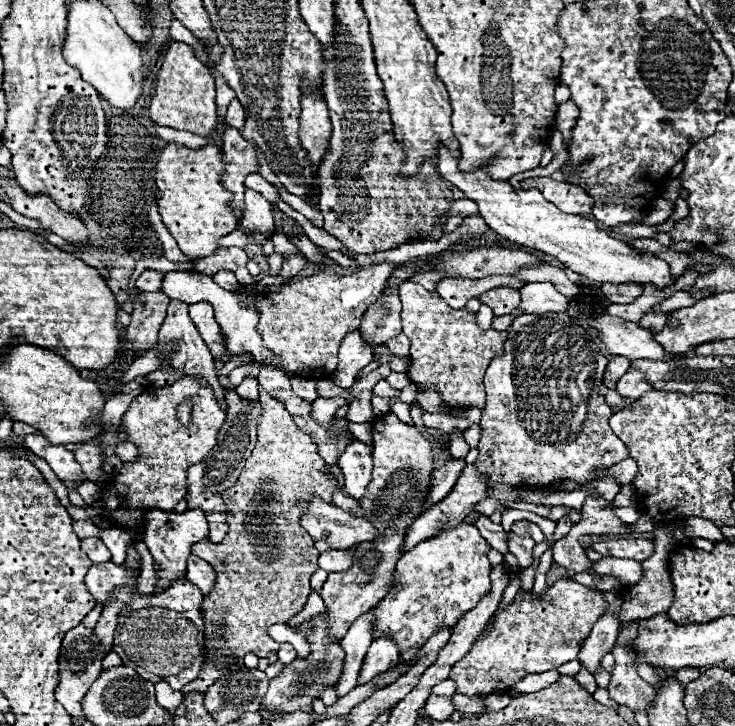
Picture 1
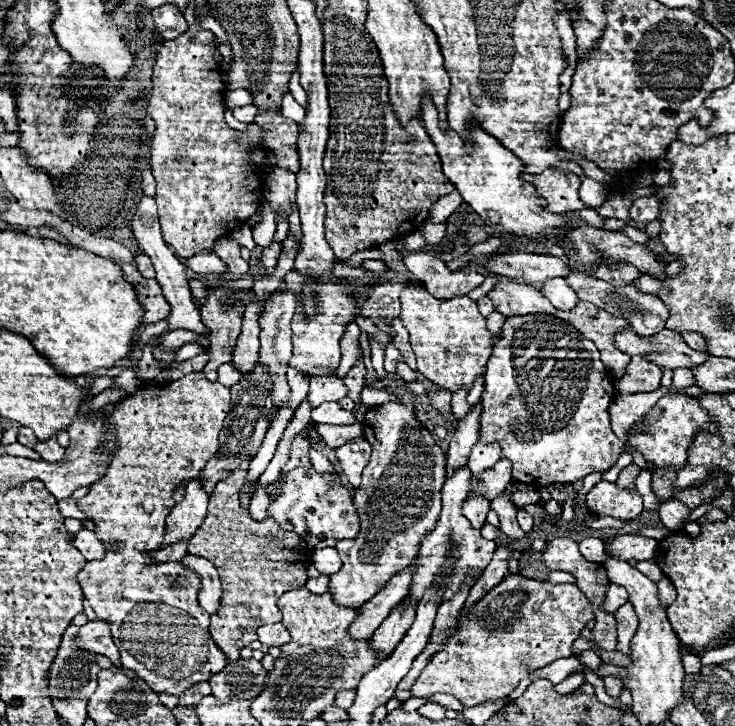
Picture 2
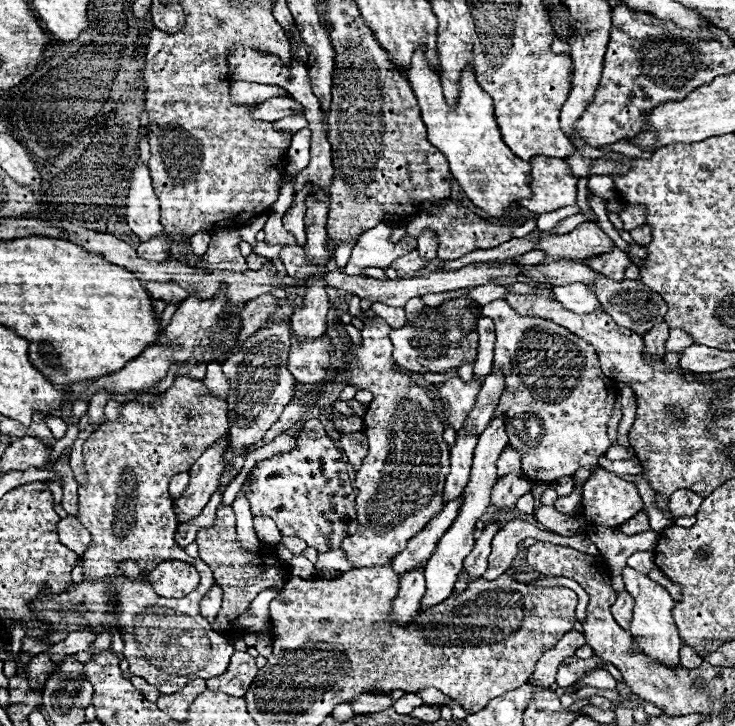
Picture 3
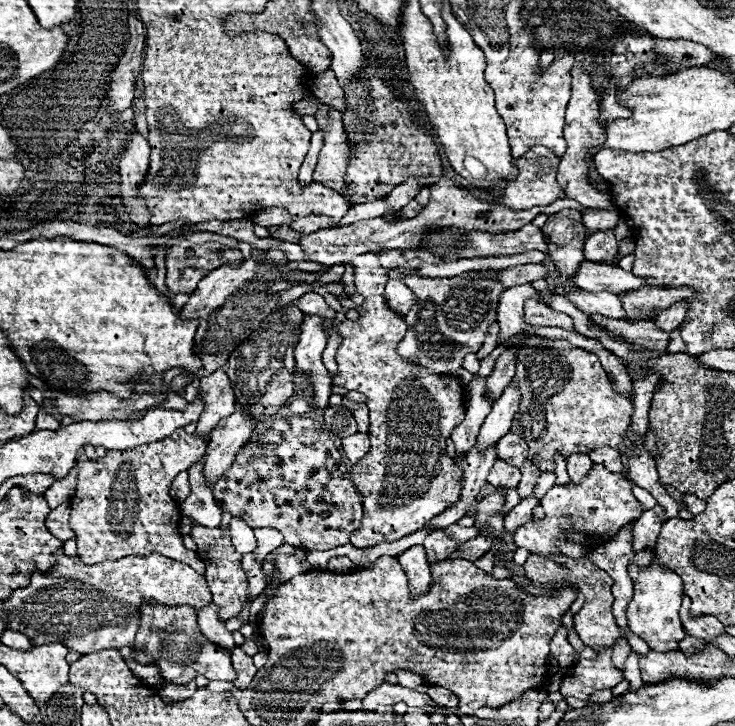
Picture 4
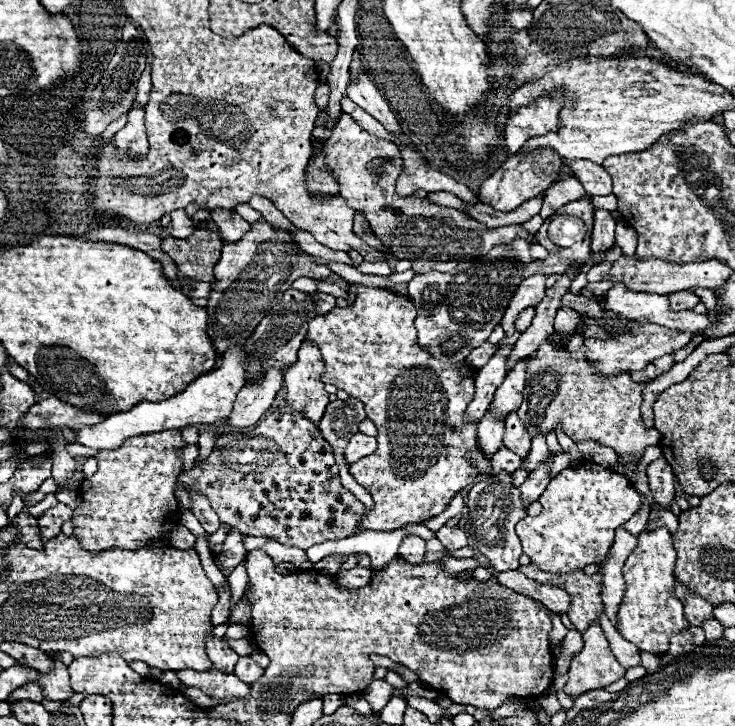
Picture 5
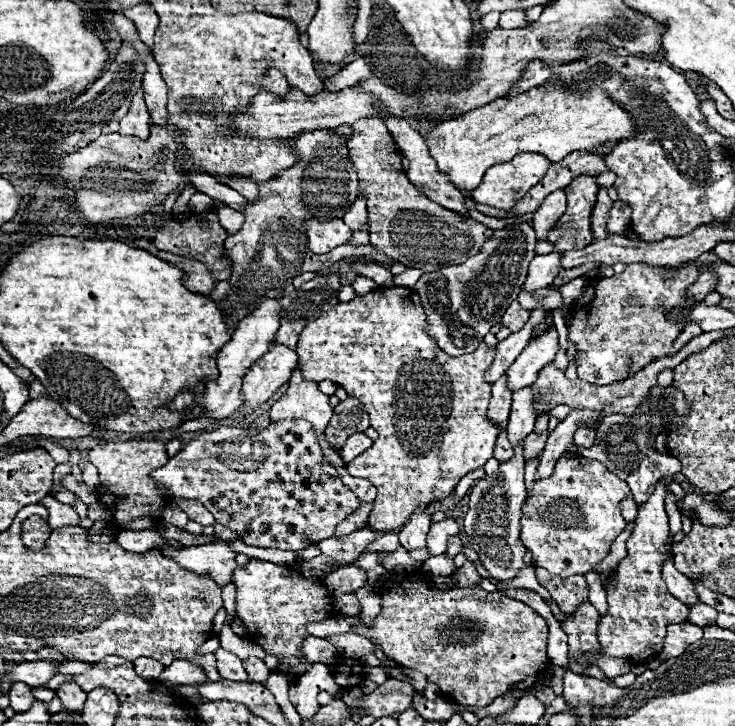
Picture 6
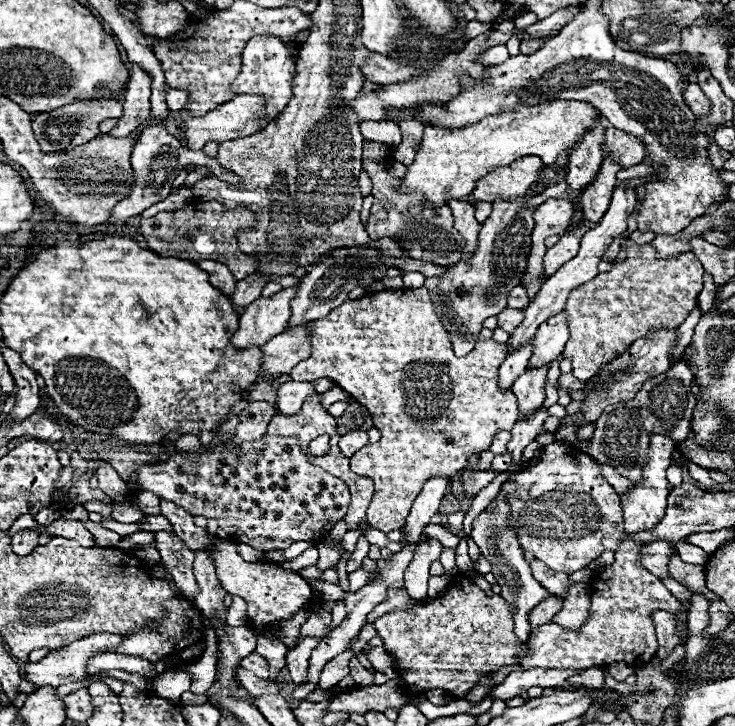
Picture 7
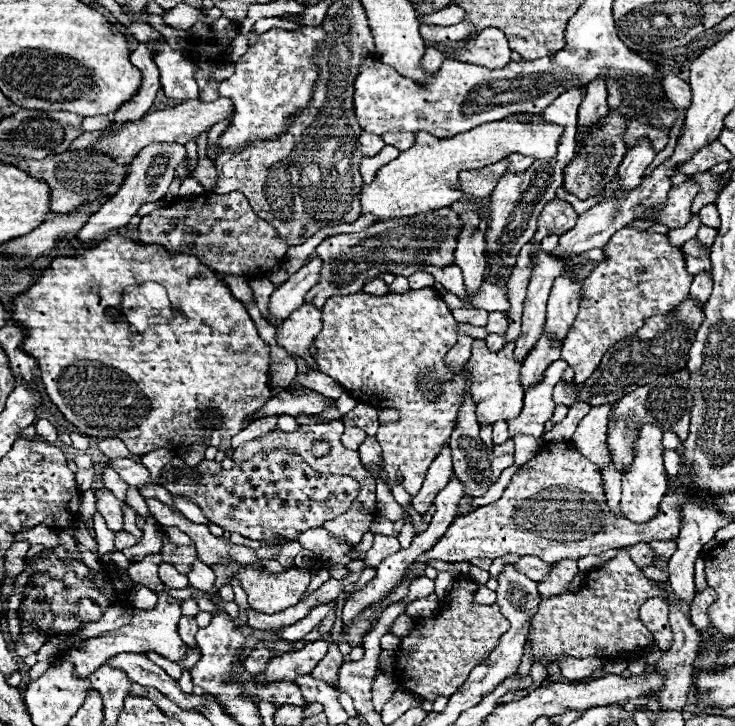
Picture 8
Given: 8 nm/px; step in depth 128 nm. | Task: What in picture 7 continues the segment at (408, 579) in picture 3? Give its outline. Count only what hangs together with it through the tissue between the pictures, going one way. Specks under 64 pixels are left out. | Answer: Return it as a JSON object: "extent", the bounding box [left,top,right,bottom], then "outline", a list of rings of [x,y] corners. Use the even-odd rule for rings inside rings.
{"extent":[406,476,448,542],"outline":[[[434,476],[430,478],[424,488],[420,490],[418,498],[412,504],[410,514],[406,516],[406,532],[408,532],[408,542],[418,542],[418,538],[422,538],[422,528],[430,524],[430,518],[438,512],[440,500],[446,494],[448,488],[448,478],[442,476]]]}

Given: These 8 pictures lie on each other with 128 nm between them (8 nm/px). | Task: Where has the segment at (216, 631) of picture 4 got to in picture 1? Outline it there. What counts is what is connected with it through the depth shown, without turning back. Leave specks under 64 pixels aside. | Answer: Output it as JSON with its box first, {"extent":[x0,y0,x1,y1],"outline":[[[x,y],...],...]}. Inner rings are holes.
{"extent":[185,555,216,596],"outline":[[[190,555],[190,559],[187,560],[185,577],[189,581],[192,580],[204,596],[210,594],[210,590],[214,588],[214,582],[216,582],[214,568],[206,560],[194,555]]]}

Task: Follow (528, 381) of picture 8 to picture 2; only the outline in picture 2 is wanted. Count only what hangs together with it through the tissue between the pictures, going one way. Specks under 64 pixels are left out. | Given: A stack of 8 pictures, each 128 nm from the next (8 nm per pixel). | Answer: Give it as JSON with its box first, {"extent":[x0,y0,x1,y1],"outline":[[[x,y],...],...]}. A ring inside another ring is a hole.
{"extent":[470,458,512,500],"outline":[[[502,458],[494,468],[482,474],[482,484],[478,486],[478,478],[472,478],[470,490],[476,494],[484,494],[488,500],[494,500],[498,494],[504,492],[506,484],[512,480],[512,462]]]}

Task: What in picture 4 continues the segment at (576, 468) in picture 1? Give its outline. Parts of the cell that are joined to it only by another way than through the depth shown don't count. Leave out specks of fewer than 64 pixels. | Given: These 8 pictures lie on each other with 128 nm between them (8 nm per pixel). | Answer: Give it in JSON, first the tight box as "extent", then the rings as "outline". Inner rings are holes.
{"extent":[496,282,634,472],"outline":[[[532,282],[512,286],[502,292],[500,304],[498,304],[498,318],[496,322],[500,324],[500,344],[518,334],[520,330],[526,328],[524,324],[524,300],[526,298],[540,298],[538,290],[532,286]],[[536,338],[536,342],[518,340],[514,344],[524,344],[526,350],[518,356],[514,376],[514,384],[520,386],[522,400],[520,410],[514,416],[512,432],[518,432],[526,440],[530,456],[536,456],[542,472],[554,470],[552,458],[556,452],[566,458],[572,452],[588,454],[600,446],[616,450],[624,446],[634,404],[630,396],[622,396],[614,390],[596,354],[574,348],[566,340]]]}

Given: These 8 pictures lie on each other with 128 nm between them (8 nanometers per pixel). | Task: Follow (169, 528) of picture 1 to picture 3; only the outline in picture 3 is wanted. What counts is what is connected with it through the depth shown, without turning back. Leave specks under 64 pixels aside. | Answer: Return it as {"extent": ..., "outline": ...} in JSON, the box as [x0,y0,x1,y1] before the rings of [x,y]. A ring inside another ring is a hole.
{"extent":[174,434,230,522],"outline":[[[224,434],[214,446],[210,446],[188,470],[190,484],[186,492],[174,502],[174,512],[178,516],[178,522],[186,522],[196,518],[206,502],[210,500],[212,492],[220,484],[220,476],[226,470],[224,454],[230,446],[230,436]]]}

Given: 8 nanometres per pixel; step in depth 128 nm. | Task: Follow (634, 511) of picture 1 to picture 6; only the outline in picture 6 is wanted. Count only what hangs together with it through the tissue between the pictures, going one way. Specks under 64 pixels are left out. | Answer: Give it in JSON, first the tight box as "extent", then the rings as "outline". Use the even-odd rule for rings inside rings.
{"extent":[522,456,626,578],"outline":[[[562,456],[548,478],[534,482],[534,494],[526,498],[522,508],[522,542],[536,556],[536,566],[560,578],[590,572],[626,528],[620,514],[620,502],[626,494],[626,482],[610,474],[600,462]]]}

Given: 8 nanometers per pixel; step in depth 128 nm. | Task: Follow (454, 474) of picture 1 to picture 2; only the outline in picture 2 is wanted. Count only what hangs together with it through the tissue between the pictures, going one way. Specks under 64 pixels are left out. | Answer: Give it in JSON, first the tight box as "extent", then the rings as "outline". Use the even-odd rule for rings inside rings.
{"extent":[446,402,482,476],"outline":[[[478,402],[476,406],[470,408],[470,412],[462,420],[458,420],[458,428],[452,436],[452,442],[448,444],[448,462],[446,462],[448,476],[452,476],[454,470],[458,470],[462,464],[468,462],[468,454],[480,436],[480,426],[478,426],[480,412],[482,408]]]}

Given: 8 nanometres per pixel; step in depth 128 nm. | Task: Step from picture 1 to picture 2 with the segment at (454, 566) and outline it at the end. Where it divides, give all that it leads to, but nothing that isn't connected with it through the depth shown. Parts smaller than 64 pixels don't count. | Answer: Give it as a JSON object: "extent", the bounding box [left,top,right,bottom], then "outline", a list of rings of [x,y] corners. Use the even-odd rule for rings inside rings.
{"extent":[410,466,496,604],"outline":[[[462,466],[462,468],[458,468],[450,478],[446,478],[446,482],[444,482],[440,518],[438,518],[438,522],[436,522],[436,528],[434,528],[434,530],[422,540],[422,544],[420,544],[418,564],[416,564],[416,572],[414,572],[414,576],[412,576],[412,586],[410,586],[410,590],[412,590],[412,602],[414,602],[414,604],[420,602],[420,598],[424,596],[424,590],[432,584],[434,576],[442,570],[444,558],[446,558],[452,550],[454,550],[454,554],[456,554],[458,560],[456,560],[456,568],[454,568],[454,572],[452,572],[452,580],[450,580],[448,586],[446,586],[446,592],[444,592],[442,602],[446,602],[446,600],[460,588],[462,578],[466,578],[466,574],[468,574],[470,570],[476,570],[476,572],[474,572],[474,574],[476,574],[474,578],[480,578],[482,570],[488,566],[488,562],[490,562],[490,558],[492,558],[492,554],[494,554],[494,550],[496,550],[496,542],[494,542],[494,540],[484,540],[484,538],[480,536],[480,530],[474,530],[474,528],[470,526],[470,522],[468,522],[468,520],[462,516],[462,512],[460,512],[462,500],[466,498],[468,490],[470,490],[470,478],[472,478],[470,468],[468,468],[468,466]]]}

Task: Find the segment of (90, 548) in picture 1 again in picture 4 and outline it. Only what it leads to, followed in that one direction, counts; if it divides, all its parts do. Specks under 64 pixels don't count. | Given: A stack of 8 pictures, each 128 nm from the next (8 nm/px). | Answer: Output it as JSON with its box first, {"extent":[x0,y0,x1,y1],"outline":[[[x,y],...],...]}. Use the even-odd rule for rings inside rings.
{"extent":[46,502,74,542],"outline":[[[64,502],[58,508],[54,508],[46,518],[46,524],[48,524],[46,528],[50,530],[50,534],[54,534],[62,542],[68,538],[74,538],[74,532],[68,526],[68,516],[70,516],[70,502]]]}

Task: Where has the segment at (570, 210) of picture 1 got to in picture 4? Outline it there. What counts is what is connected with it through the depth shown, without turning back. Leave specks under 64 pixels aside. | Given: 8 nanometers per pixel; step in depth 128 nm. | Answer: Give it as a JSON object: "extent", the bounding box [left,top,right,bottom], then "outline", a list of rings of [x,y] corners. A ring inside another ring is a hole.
{"extent":[496,146,562,210],"outline":[[[532,146],[520,160],[514,160],[514,166],[518,166],[518,176],[510,182],[506,182],[504,192],[496,198],[500,206],[512,208],[512,210],[530,210],[534,206],[548,206],[562,196],[562,188],[556,182],[556,170],[558,170],[560,158],[546,146]]]}

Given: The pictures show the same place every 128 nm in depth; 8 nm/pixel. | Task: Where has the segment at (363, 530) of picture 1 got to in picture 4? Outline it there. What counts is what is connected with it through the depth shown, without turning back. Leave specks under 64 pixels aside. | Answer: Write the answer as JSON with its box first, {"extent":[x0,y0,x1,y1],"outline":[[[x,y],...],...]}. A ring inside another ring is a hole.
{"extent":[210,416,364,550],"outline":[[[304,416],[274,418],[270,428],[260,432],[258,442],[246,442],[238,450],[236,462],[232,462],[218,482],[212,482],[210,490],[224,512],[240,516],[250,528],[276,528],[288,544],[304,550],[332,550],[348,544],[350,534],[358,530],[364,512],[350,472],[330,440],[328,430],[318,420]]]}

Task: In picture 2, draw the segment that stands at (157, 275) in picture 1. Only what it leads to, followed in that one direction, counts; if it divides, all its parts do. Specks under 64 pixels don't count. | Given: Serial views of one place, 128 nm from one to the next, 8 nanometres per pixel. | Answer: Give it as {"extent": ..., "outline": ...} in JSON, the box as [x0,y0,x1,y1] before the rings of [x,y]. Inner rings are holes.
{"extent":[136,254,154,278],"outline":[[[138,254],[136,256],[136,264],[138,264],[138,270],[144,278],[154,278],[154,268],[152,268],[152,262],[146,254]]]}

